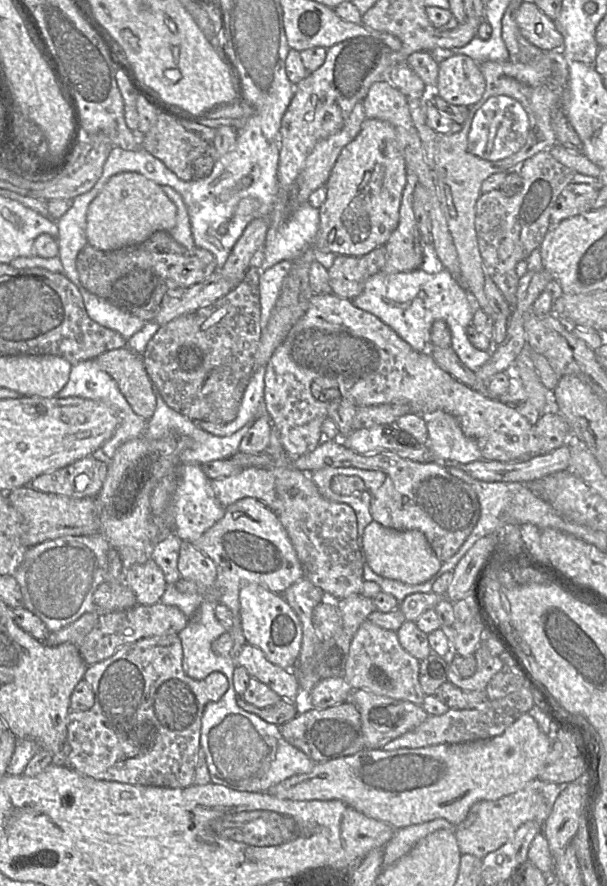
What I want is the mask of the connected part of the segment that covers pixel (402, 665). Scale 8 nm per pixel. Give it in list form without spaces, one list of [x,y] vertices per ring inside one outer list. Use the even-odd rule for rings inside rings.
[[[366,619],[352,638],[344,678],[353,690],[365,689],[377,695],[422,705],[425,694],[419,683],[419,664],[420,661],[401,646],[395,631],[381,628]]]

